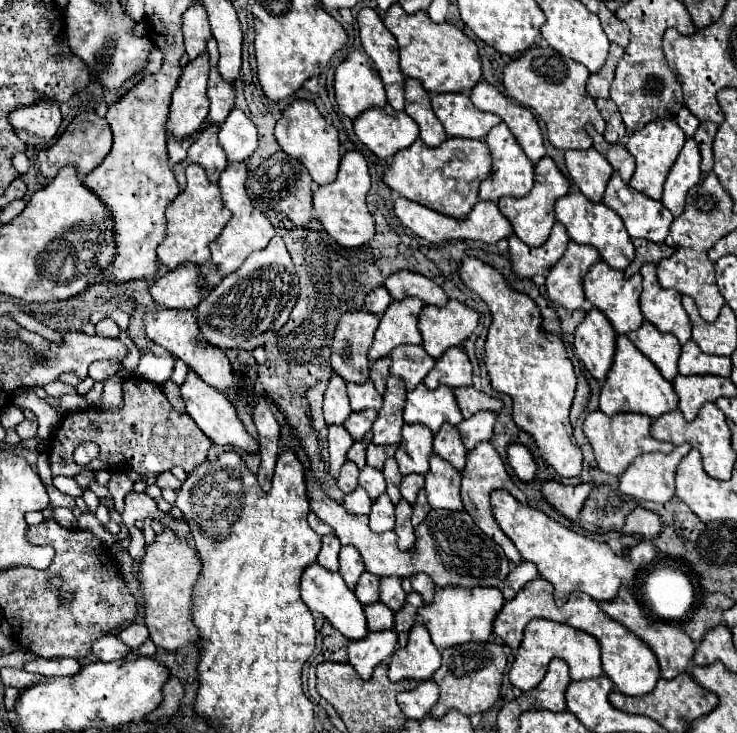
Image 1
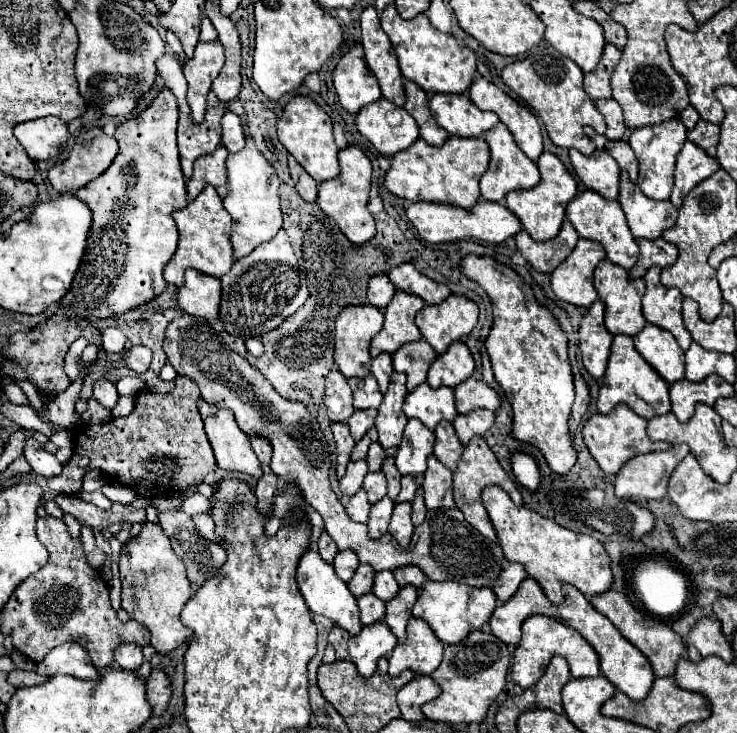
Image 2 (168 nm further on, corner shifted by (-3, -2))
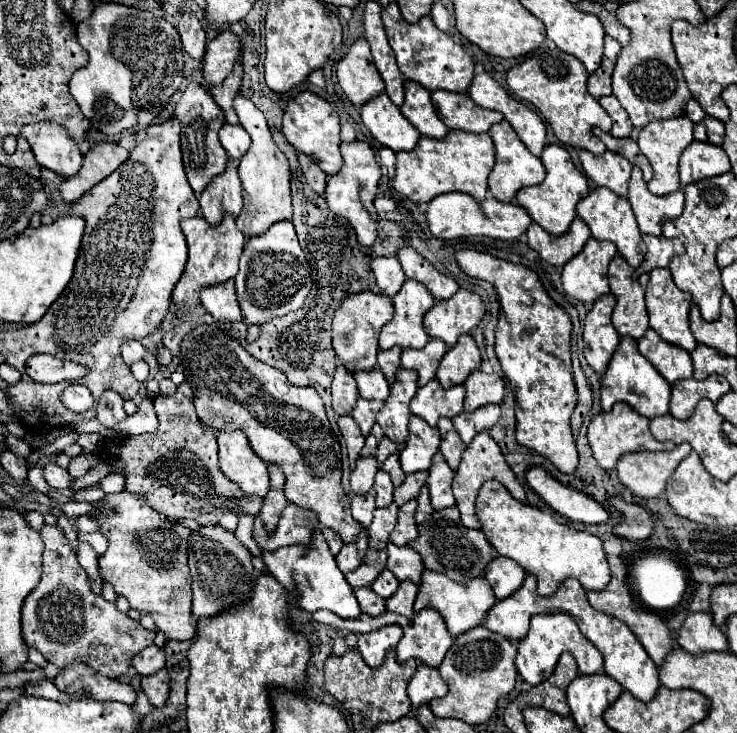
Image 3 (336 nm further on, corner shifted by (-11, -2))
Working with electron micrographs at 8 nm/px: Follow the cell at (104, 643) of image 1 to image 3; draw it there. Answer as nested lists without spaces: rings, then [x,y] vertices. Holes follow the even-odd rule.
[[[151,644],[147,648],[143,648],[135,658],[133,658],[133,668],[137,670],[137,674],[141,676],[149,676],[159,672],[161,668],[165,668],[165,652],[163,648]]]

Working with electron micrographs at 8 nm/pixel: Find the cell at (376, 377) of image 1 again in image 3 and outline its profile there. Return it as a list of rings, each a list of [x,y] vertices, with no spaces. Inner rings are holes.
[[[393,346],[391,350],[379,350],[377,366],[383,370],[387,382],[393,384],[395,382],[395,372],[401,366],[401,348]]]

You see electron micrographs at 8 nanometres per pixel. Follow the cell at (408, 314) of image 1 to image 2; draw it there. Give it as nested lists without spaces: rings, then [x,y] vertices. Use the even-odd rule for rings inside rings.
[[[395,292],[393,300],[385,308],[385,324],[381,332],[371,340],[371,356],[381,352],[393,354],[407,342],[417,342],[421,338],[419,328],[415,326],[415,314],[425,306],[419,296],[407,292]]]

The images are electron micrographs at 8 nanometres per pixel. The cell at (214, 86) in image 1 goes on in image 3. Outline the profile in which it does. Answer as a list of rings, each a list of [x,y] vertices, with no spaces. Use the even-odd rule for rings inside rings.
[[[191,82],[181,100],[177,102],[173,114],[173,118],[177,118],[181,122],[181,152],[183,152],[183,164],[185,164],[185,172],[187,172],[187,180],[195,192],[195,196],[199,196],[207,184],[211,184],[211,180],[215,176],[219,176],[225,166],[227,166],[227,154],[223,152],[221,144],[219,144],[219,138],[217,138],[217,132],[219,128],[225,124],[223,120],[223,112],[219,112],[219,106],[213,104],[209,92]]]

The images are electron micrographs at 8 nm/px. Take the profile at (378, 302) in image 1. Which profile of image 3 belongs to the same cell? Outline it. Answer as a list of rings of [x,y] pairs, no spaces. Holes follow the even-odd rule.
[[[379,256],[371,262],[371,270],[377,278],[377,286],[381,288],[381,294],[393,298],[401,284],[405,282],[405,272],[399,264],[397,256]]]

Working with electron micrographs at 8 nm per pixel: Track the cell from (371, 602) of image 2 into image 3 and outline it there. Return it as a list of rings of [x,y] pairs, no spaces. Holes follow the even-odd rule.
[[[355,588],[353,592],[355,592],[355,598],[357,598],[363,614],[379,616],[385,612],[385,600],[381,596],[375,596],[375,592],[371,592],[371,588]]]

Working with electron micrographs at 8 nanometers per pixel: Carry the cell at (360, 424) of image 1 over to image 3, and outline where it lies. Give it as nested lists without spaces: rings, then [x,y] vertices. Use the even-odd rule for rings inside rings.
[[[365,398],[357,400],[351,416],[359,422],[363,436],[369,436],[371,426],[375,424],[375,414],[381,410],[381,406],[383,406],[383,402],[379,402],[379,400],[365,400]]]

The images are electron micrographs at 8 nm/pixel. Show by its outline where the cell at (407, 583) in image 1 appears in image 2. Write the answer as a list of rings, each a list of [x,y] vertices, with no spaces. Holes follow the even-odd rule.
[[[415,566],[397,568],[397,570],[393,570],[393,574],[395,574],[395,578],[397,578],[397,582],[399,582],[401,588],[405,588],[405,586],[415,586],[417,590],[421,590],[421,586],[423,586],[425,580],[427,580],[427,576],[425,576],[419,568],[415,568]]]

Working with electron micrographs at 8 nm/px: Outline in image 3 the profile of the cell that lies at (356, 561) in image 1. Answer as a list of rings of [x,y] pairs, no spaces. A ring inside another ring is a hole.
[[[363,530],[363,532],[357,536],[355,542],[343,544],[343,548],[339,550],[339,554],[335,556],[339,570],[341,570],[343,574],[355,570],[355,568],[363,562],[363,556],[365,556],[367,548],[369,548],[369,546],[367,546],[367,532]]]

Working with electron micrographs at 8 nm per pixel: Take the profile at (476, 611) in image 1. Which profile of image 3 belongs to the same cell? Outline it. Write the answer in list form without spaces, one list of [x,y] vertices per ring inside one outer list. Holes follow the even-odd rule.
[[[425,570],[421,574],[421,584],[419,584],[419,592],[417,592],[417,598],[415,598],[415,606],[413,608],[415,608],[415,612],[419,612],[423,608],[437,610],[445,618],[449,634],[451,636],[459,636],[459,634],[471,630],[473,626],[483,624],[485,614],[489,612],[489,608],[493,604],[495,604],[495,596],[493,596],[491,586],[487,584],[485,578],[473,578],[469,582],[453,582],[445,574]]]

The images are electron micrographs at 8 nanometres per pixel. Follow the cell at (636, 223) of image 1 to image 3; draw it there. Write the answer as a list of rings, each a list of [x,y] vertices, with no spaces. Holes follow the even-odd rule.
[[[637,166],[633,168],[633,174],[631,174],[627,200],[633,206],[635,218],[639,222],[639,230],[643,234],[651,234],[651,236],[661,236],[663,224],[667,220],[677,218],[685,206],[685,198],[683,198],[681,190],[667,194],[667,196],[651,194],[647,190],[647,184]]]

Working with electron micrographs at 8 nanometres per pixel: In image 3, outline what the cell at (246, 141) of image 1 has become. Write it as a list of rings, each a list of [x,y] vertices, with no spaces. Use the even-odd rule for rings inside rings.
[[[223,124],[223,128],[219,130],[219,142],[229,158],[239,160],[249,150],[251,138],[247,136],[247,132],[243,132],[243,128],[239,128],[239,124],[237,126]]]

